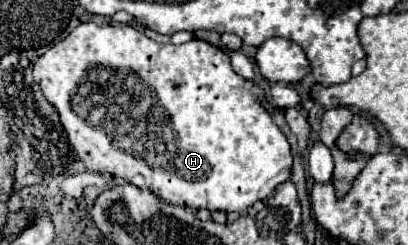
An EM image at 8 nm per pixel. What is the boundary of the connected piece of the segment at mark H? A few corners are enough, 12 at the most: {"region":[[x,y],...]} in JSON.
{"region":[[80,23],[32,67],[96,173],[244,211],[290,179],[218,47]]}

